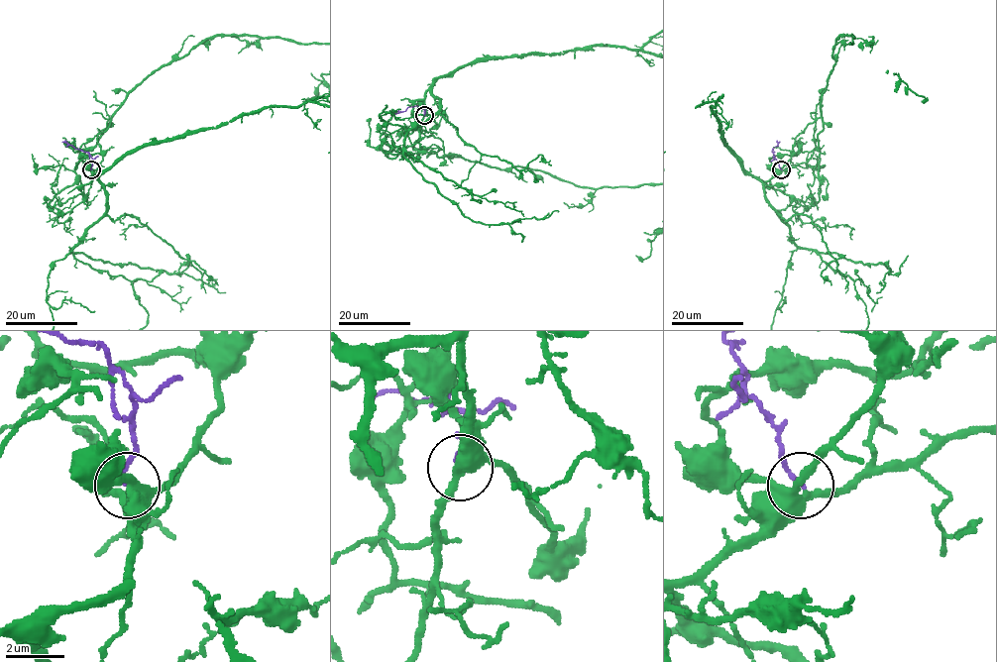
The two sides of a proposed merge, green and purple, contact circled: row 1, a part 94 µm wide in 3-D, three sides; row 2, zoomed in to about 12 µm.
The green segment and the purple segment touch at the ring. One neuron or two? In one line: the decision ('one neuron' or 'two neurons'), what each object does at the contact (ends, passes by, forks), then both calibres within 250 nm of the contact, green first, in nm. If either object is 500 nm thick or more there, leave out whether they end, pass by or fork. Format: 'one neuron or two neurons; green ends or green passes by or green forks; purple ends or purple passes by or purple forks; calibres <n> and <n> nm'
one neuron; green passes by; purple ends; calibres 360 and 150 nm

